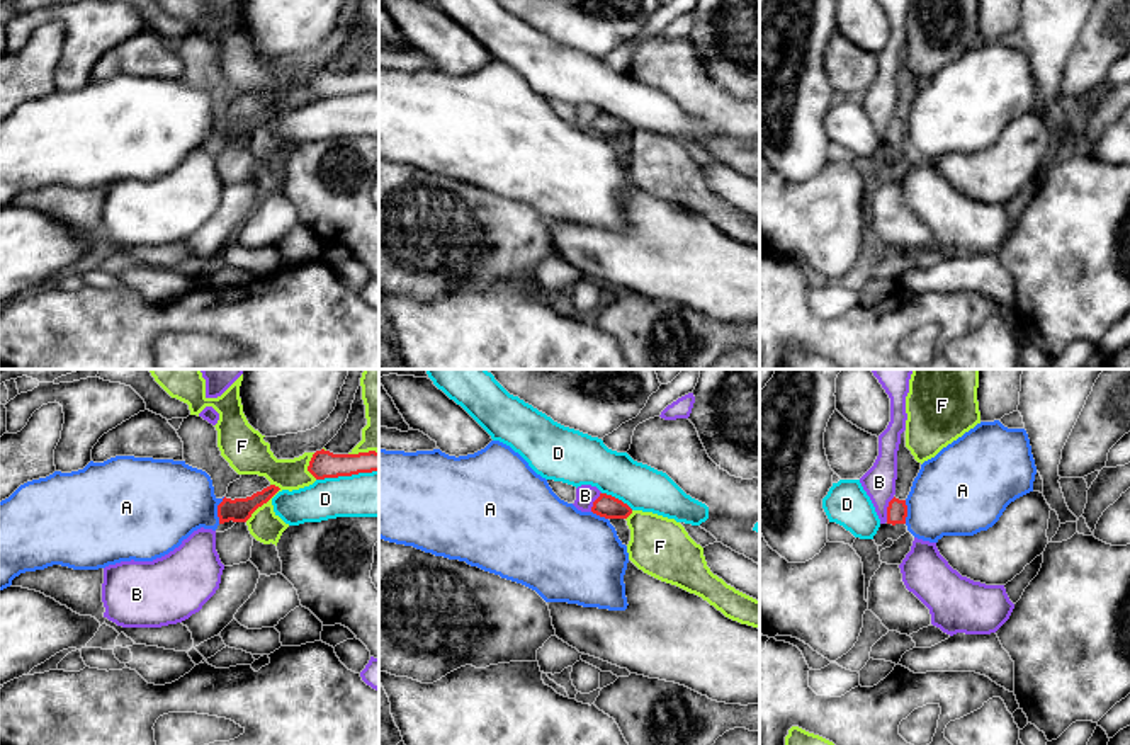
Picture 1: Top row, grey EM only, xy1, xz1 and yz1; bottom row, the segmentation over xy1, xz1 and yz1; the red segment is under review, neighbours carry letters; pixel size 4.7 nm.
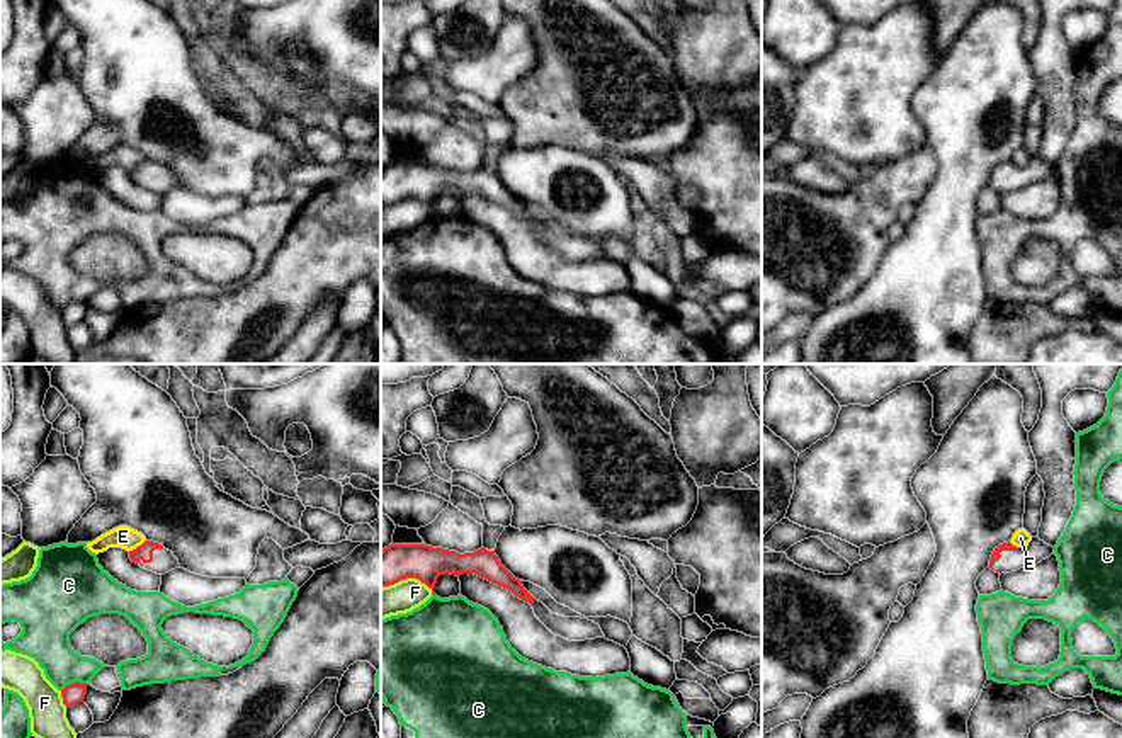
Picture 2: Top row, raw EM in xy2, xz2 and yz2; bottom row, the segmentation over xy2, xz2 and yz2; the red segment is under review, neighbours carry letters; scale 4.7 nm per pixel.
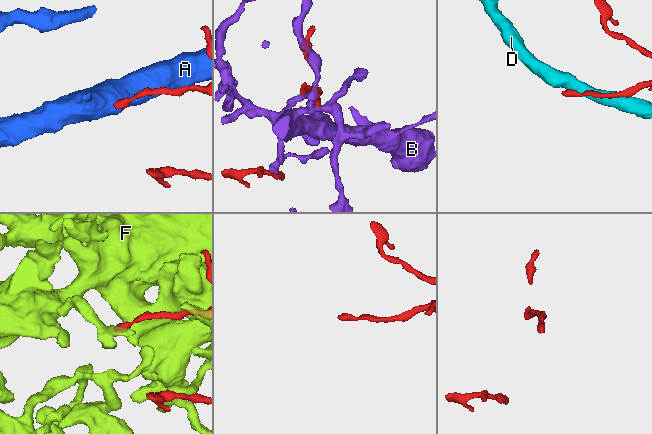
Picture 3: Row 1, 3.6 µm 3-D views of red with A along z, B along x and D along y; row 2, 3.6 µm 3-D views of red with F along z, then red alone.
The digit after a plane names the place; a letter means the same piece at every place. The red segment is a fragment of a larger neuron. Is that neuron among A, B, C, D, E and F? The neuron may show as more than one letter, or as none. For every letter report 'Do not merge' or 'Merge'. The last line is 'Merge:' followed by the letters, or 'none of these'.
A: Do not merge
B: Do not merge
C: Do not merge
D: Do not merge
E: Do not merge
F: Do not merge
Merge: none of these

